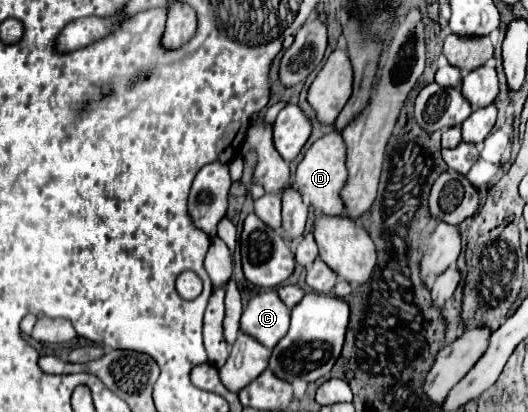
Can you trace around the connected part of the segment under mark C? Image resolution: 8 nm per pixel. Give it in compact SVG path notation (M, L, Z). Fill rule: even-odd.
M277 290L257 294L241 316L241 330L257 338L267 348L275 348L289 330L289 308L277 296Z

